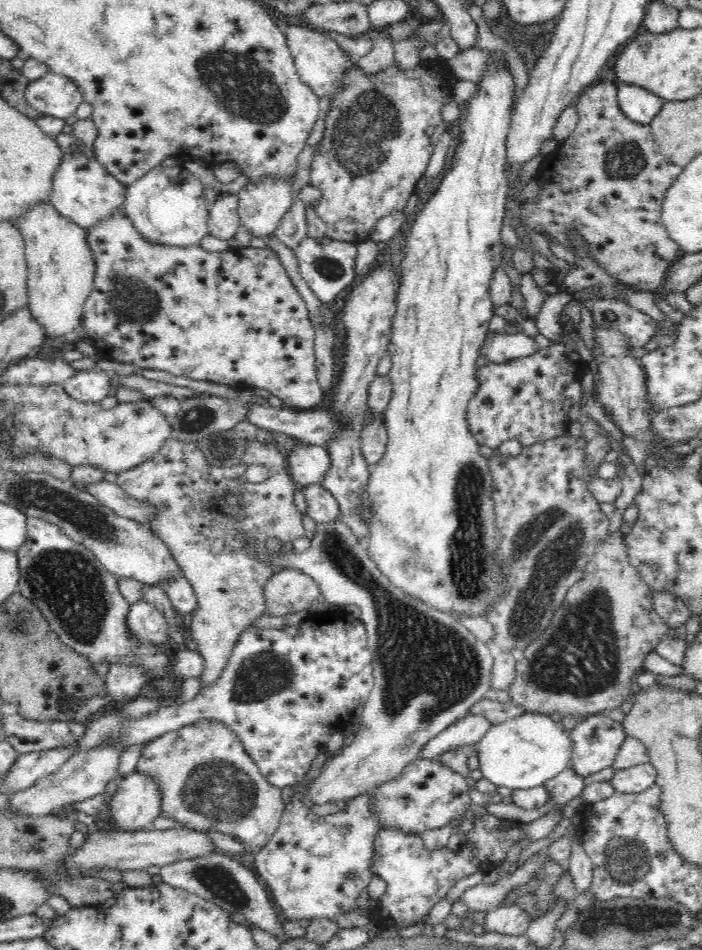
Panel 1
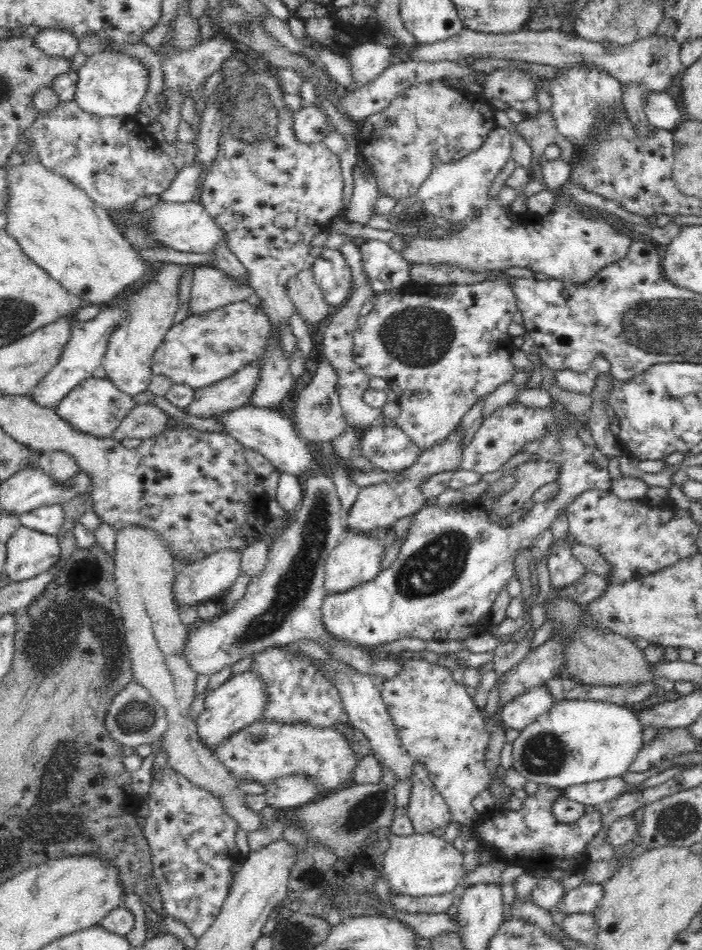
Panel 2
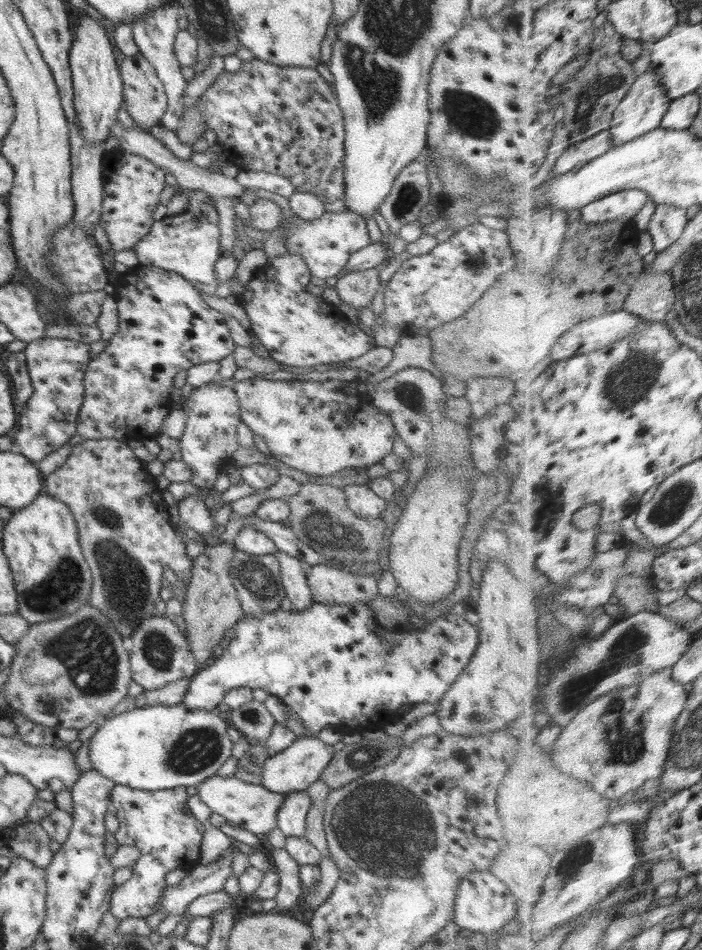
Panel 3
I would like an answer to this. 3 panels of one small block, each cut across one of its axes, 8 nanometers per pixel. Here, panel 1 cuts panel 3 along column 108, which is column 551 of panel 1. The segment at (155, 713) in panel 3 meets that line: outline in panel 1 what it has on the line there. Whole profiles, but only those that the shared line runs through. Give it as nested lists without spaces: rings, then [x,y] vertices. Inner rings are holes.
[[[525,712],[520,716],[493,726],[489,732],[486,732],[482,741],[477,743],[476,748],[479,758],[479,769],[486,780],[490,780],[497,787],[506,786],[506,788],[511,788],[512,790],[526,790],[526,788],[544,786],[552,778],[570,767],[573,745],[571,732],[565,730],[563,724],[560,724],[560,722],[552,720],[550,715]]]

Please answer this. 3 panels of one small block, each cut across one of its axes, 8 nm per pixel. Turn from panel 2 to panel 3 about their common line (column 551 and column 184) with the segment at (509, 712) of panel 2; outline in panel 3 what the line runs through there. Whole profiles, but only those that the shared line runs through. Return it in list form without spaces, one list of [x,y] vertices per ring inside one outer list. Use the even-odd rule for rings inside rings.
[[[314,602],[308,611],[282,611],[262,612],[256,616],[244,616],[235,626],[236,638],[230,640],[230,646],[218,659],[213,659],[209,664],[200,668],[199,672],[190,679],[188,691],[184,693],[180,706],[188,710],[206,710],[215,712],[216,708],[224,699],[226,692],[232,688],[248,687],[251,689],[263,688],[271,695],[277,696],[282,702],[302,720],[304,728],[303,737],[318,737],[321,730],[328,729],[329,726],[346,726],[350,732],[365,732],[378,728],[378,720],[384,716],[382,706],[388,701],[392,701],[392,720],[396,718],[396,710],[400,713],[402,706],[416,704],[419,702],[438,703],[444,693],[450,689],[450,685],[457,680],[457,677],[464,671],[471,657],[475,654],[476,647],[479,646],[478,626],[472,626],[464,615],[455,614],[452,610],[447,610],[440,617],[430,623],[425,630],[388,630],[380,627],[373,618],[373,612],[368,605],[322,605]]]

